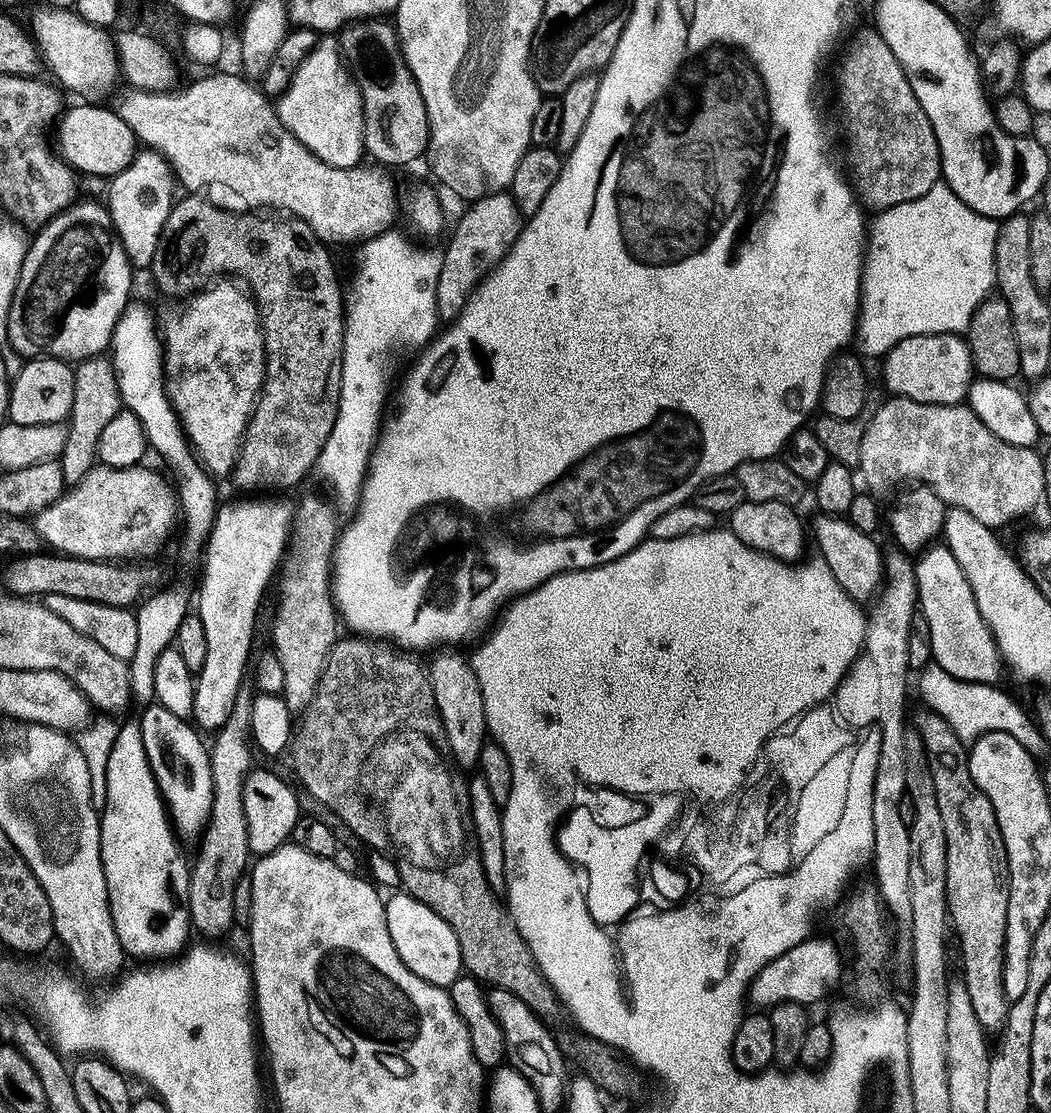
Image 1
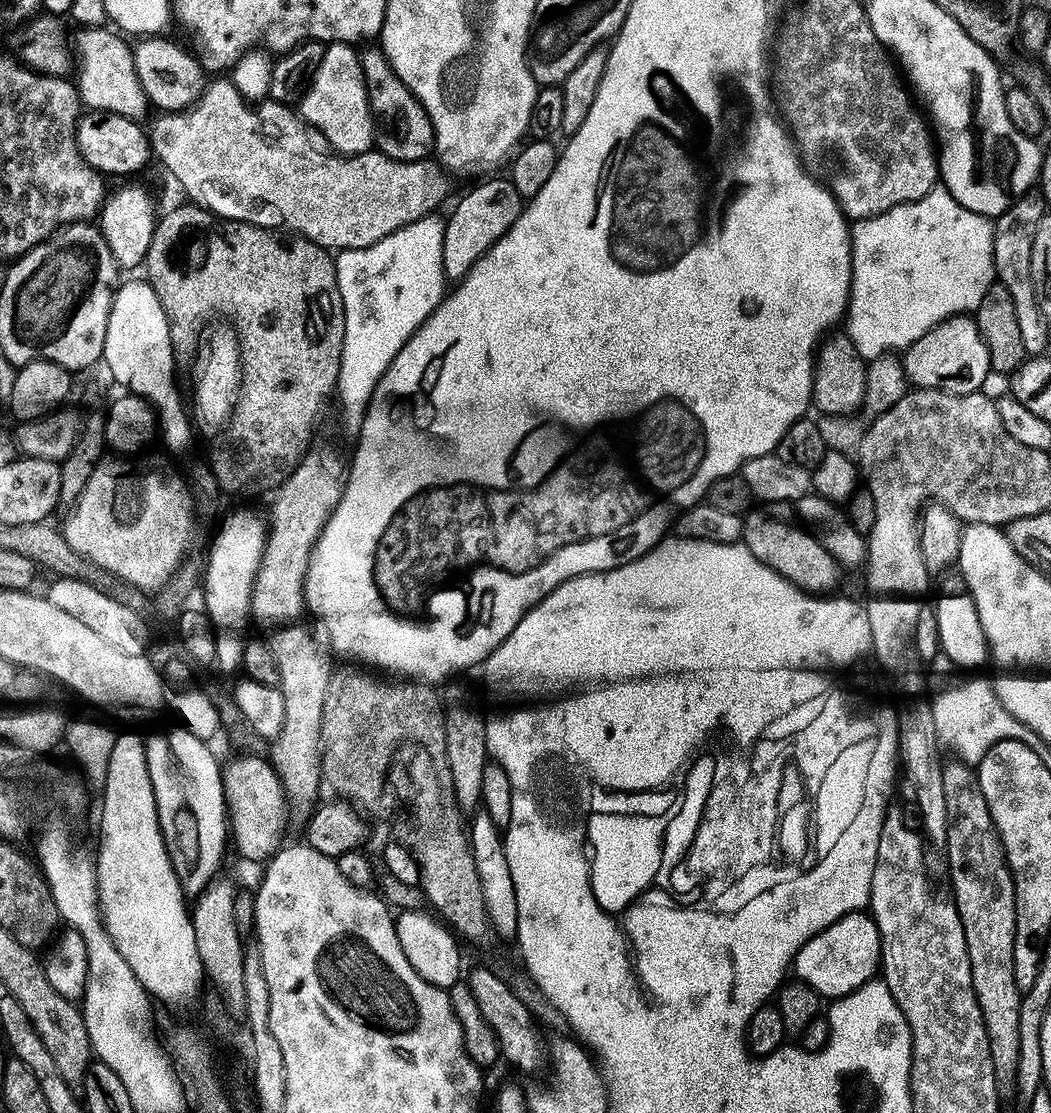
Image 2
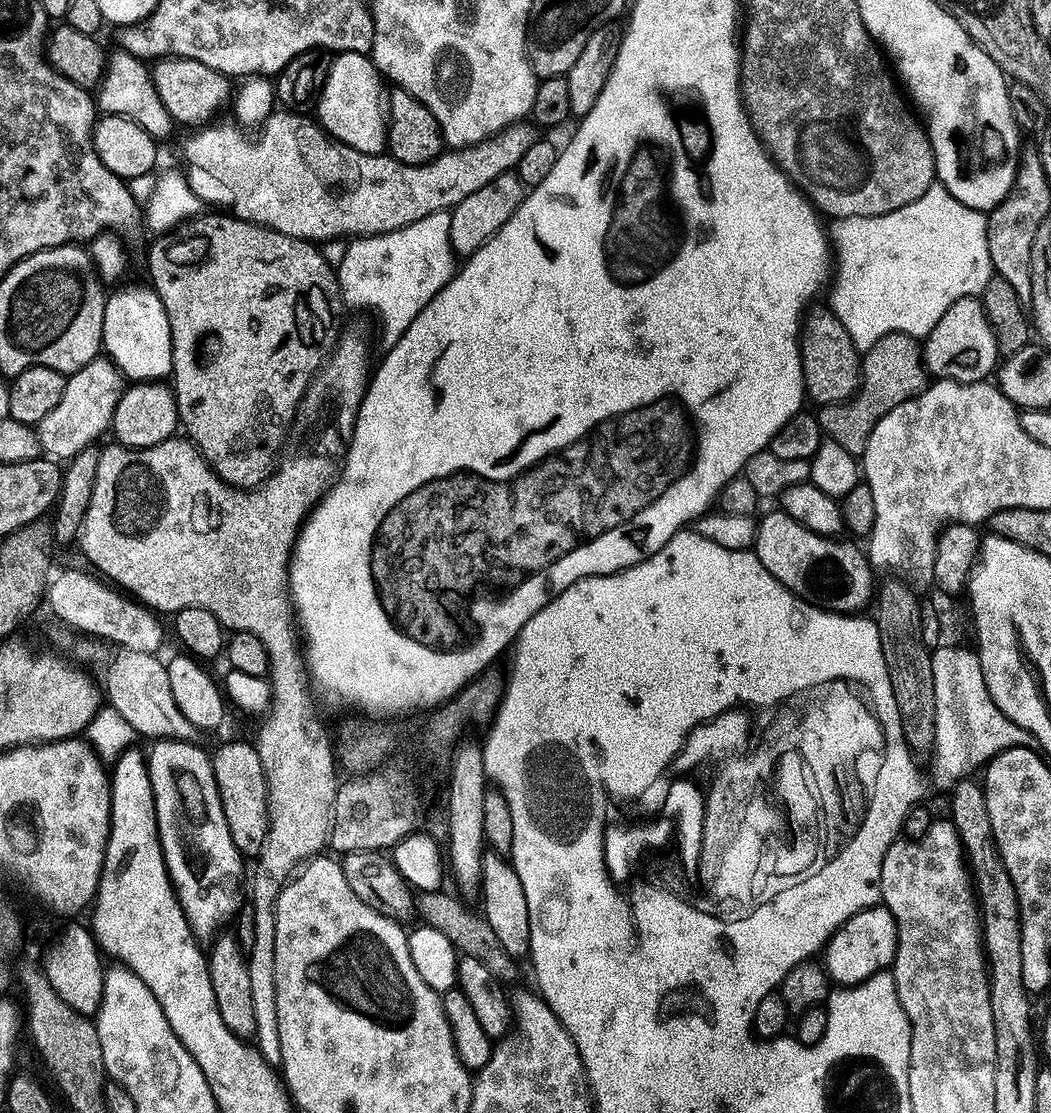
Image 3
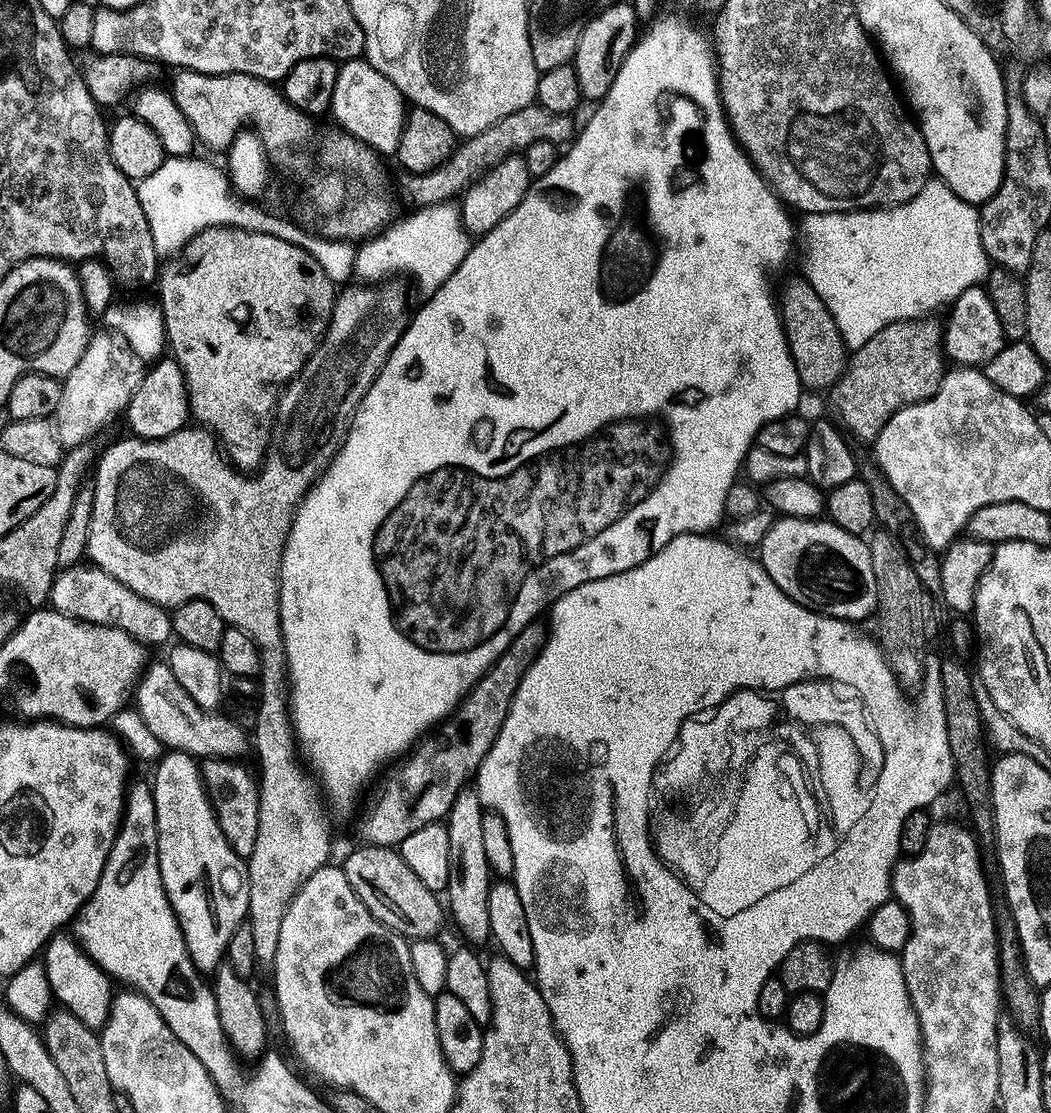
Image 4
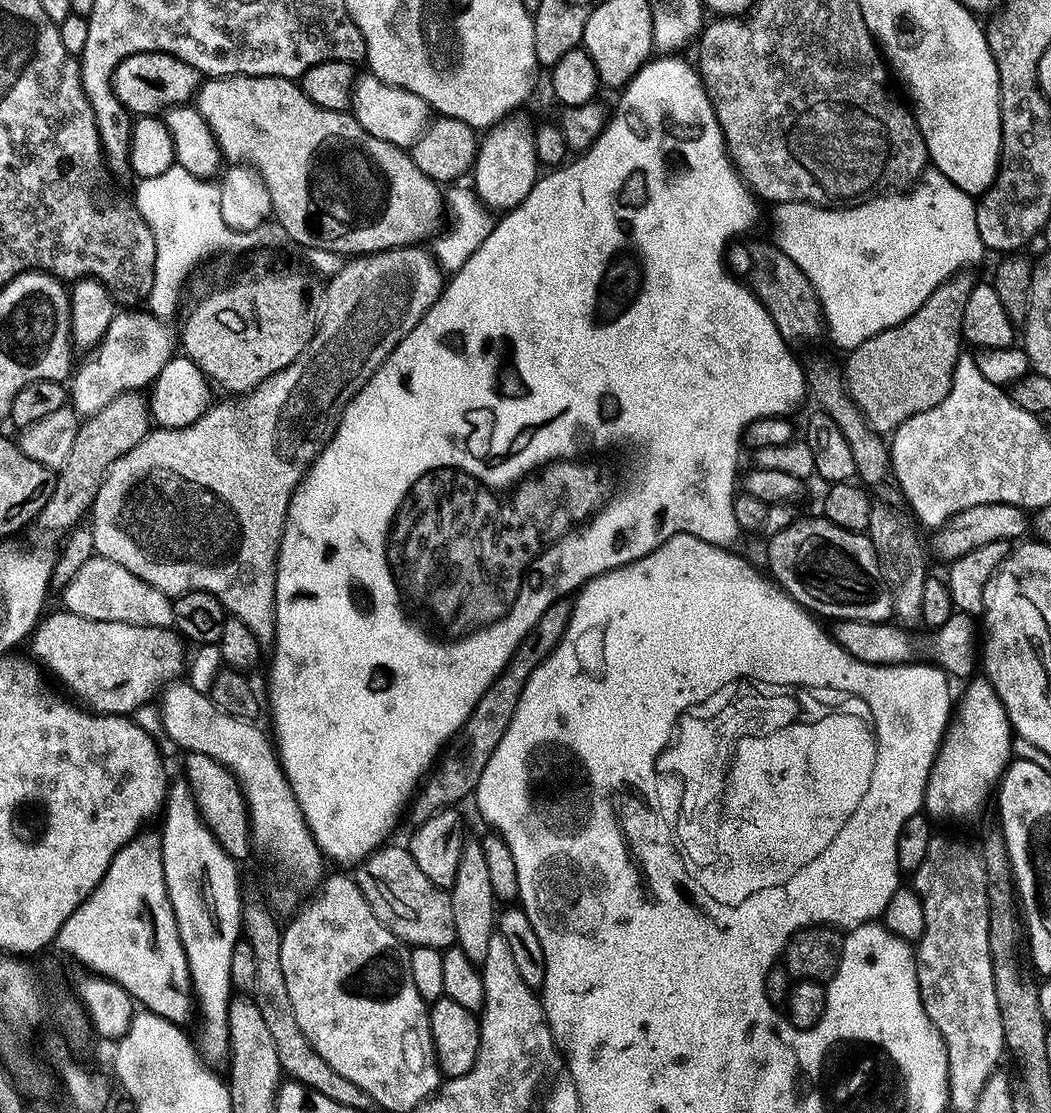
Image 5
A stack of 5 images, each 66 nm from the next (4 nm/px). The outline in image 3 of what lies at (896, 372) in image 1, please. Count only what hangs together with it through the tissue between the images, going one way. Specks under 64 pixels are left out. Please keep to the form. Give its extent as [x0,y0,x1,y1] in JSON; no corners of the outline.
[922,297,1002,384]

